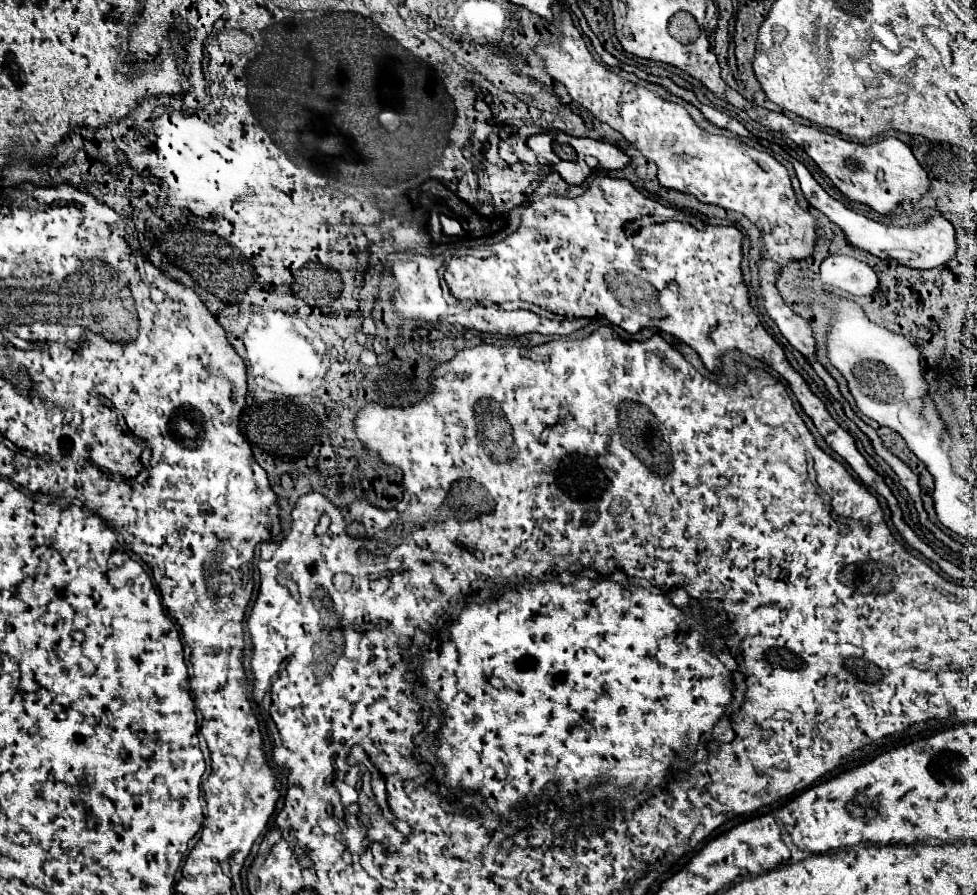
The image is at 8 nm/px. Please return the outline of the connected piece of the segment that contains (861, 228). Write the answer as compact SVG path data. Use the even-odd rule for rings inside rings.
M758 139L758 142L764 146L773 149L781 149L780 154L792 163L798 180L800 180L800 186L802 186L802 192L808 200L810 206L814 206L816 210L820 210L822 214L826 214L834 224L838 224L846 238L850 240L852 246L860 248L860 250L866 250L878 258L890 258L890 260L896 260L904 266L910 266L910 268L938 268L942 264L946 264L954 252L956 252L956 232L954 232L954 226L942 218L942 216L934 216L930 218L928 222L924 222L922 226L902 226L902 228L894 228L894 226L886 226L886 224L880 224L880 222L874 222L850 208L846 208L842 202L834 200L814 178L812 174L808 172L806 166L802 166L800 162L796 162L796 159L789 156L785 150L776 143L768 142L763 139ZM898 250L908 250L908 252L898 252Z

